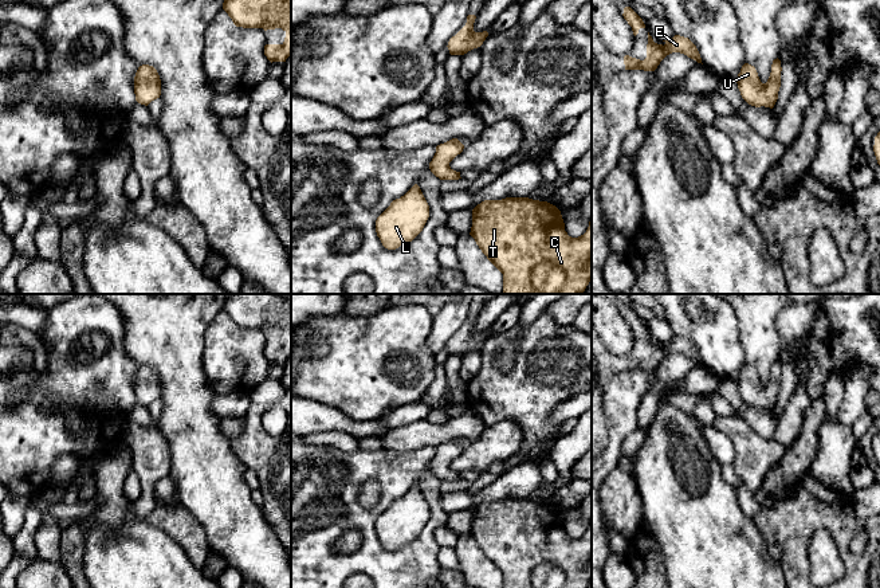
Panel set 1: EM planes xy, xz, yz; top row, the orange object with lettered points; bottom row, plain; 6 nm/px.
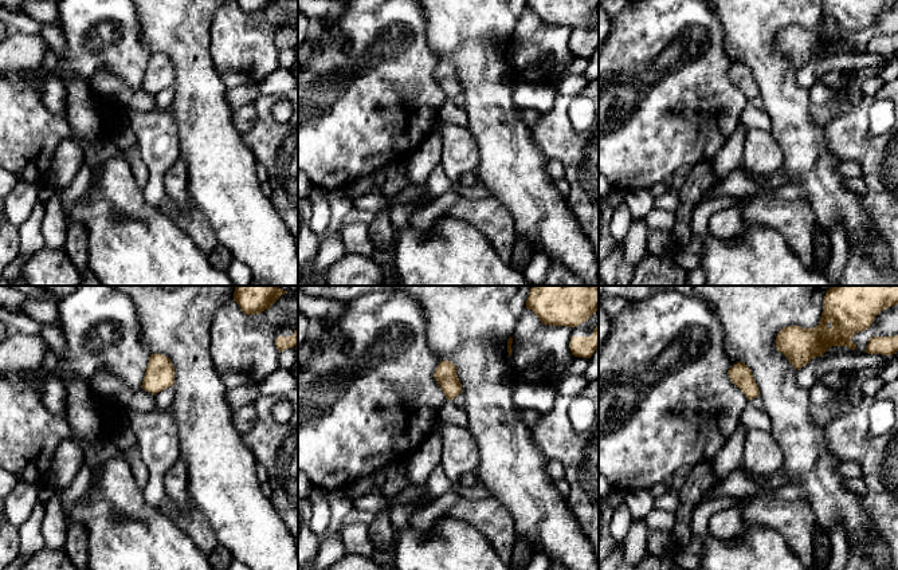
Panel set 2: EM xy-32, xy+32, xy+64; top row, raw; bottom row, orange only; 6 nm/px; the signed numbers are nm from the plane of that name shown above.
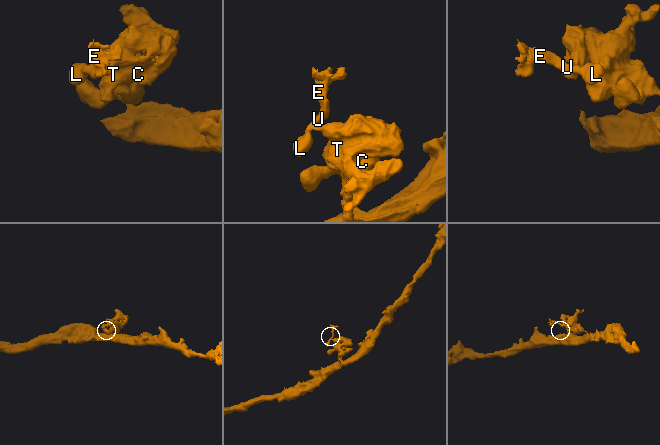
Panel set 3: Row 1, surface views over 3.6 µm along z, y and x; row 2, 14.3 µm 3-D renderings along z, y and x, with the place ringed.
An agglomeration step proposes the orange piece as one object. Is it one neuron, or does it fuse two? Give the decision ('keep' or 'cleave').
keep

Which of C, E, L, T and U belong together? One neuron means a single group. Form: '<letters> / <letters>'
C E L T U

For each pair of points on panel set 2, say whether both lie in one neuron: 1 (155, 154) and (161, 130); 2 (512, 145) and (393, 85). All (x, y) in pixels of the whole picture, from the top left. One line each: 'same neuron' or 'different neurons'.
1: same neuron
2: different neurons

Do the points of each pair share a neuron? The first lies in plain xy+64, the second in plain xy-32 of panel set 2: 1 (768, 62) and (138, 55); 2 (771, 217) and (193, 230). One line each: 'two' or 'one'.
1: two
2: one

